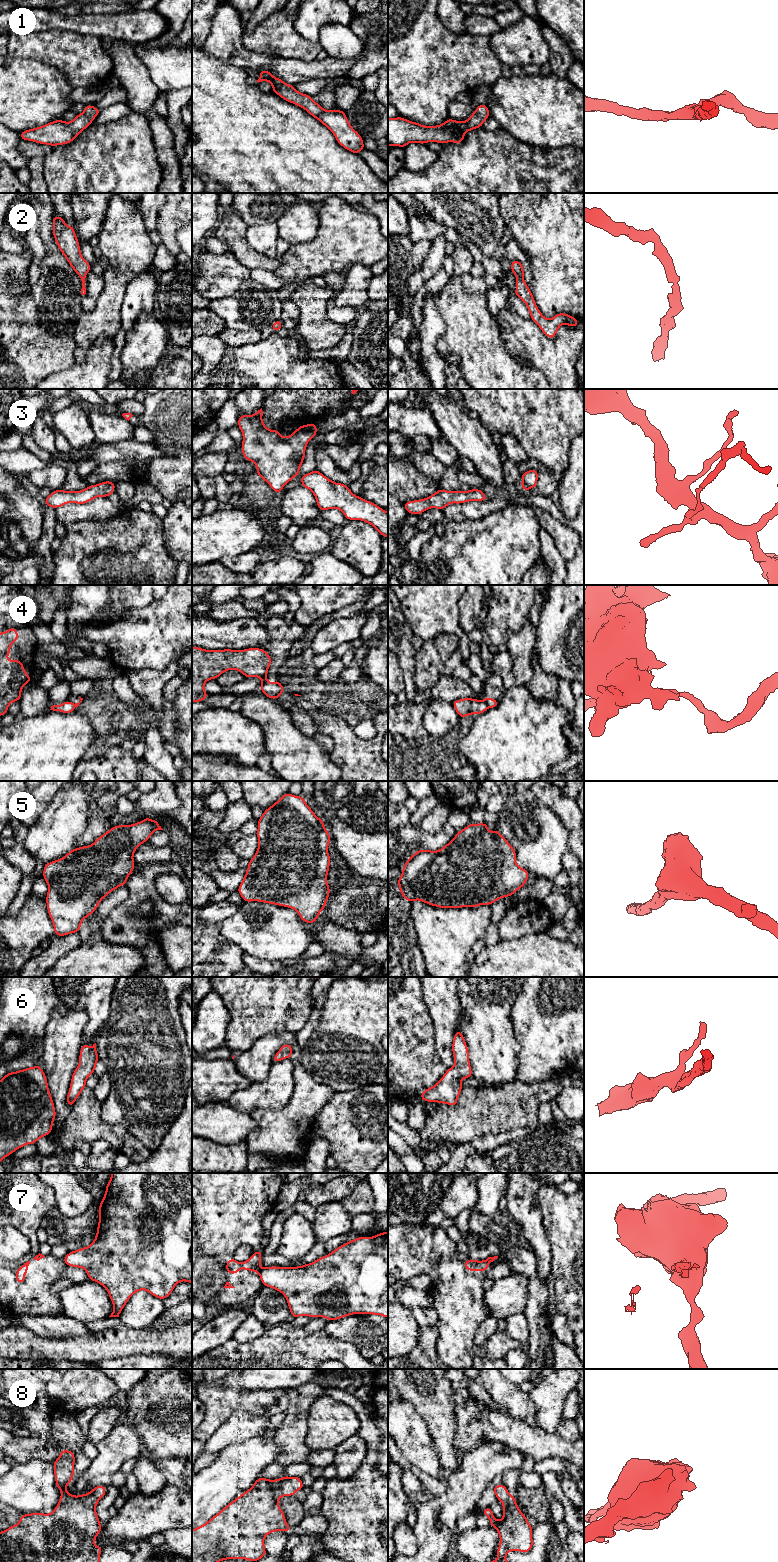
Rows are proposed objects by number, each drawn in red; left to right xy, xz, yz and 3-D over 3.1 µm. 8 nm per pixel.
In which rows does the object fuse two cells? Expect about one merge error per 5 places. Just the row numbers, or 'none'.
4, 7

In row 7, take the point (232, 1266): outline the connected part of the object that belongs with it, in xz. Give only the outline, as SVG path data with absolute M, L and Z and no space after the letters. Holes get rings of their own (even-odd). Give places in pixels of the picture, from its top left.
M257 1250L248 1260L241 1263L237 1262L234 1257L232 1257L226 1263L226 1274L231 1273L235 1275L240 1269L245 1269L248 1271L254 1271L260 1275L261 1270L263 1269L259 1267L261 1264L261 1256L262 1250Z

